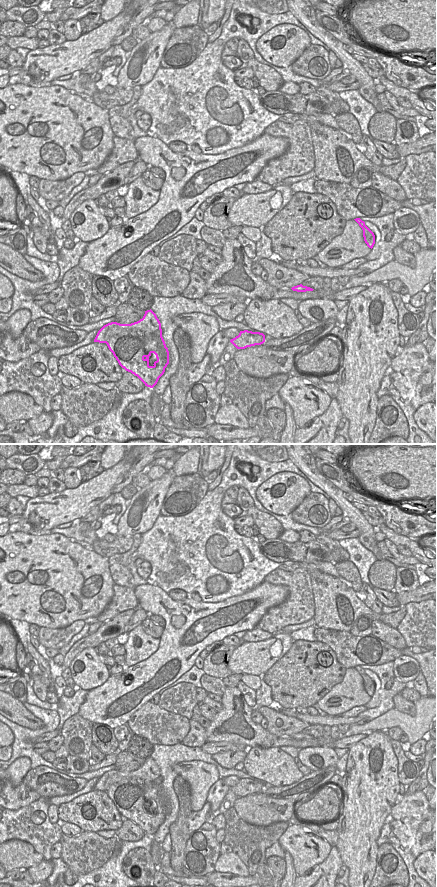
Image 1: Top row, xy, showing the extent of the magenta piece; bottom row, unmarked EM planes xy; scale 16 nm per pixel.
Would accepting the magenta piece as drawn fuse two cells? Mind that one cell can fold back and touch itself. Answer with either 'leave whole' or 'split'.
split

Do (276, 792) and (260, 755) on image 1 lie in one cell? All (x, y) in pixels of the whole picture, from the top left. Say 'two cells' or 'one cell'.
two cells

